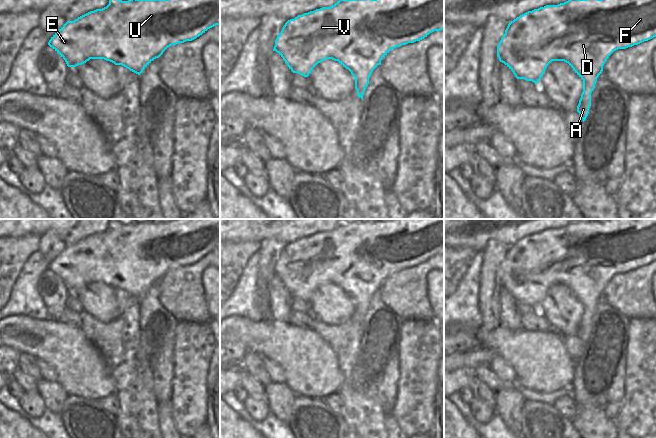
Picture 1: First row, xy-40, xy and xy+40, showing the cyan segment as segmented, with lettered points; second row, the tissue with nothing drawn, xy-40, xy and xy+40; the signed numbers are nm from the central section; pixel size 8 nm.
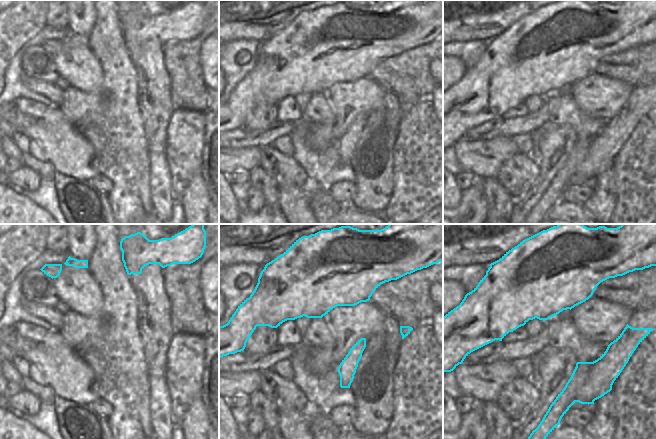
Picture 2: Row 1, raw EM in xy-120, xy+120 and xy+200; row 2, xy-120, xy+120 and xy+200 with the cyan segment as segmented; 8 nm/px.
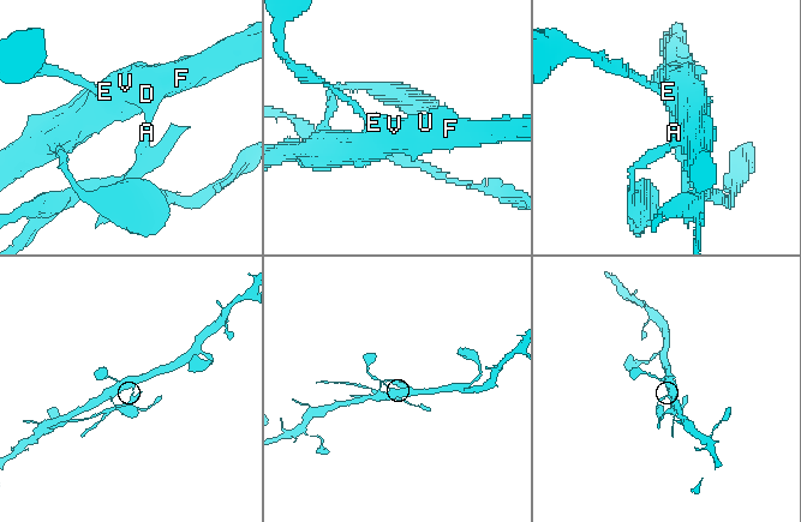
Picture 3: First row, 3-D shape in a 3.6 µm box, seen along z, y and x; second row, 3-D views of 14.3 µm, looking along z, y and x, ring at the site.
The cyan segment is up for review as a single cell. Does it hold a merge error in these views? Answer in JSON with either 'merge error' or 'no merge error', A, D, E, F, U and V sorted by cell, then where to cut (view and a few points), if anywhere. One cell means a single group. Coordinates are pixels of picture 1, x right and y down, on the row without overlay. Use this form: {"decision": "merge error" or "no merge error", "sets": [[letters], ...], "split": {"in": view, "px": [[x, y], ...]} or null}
{"decision": "merge error", "sets": [["A"], ["D", "E", "F", "U", "V"]], "split": {"in": "xy+40", "px": [[583, 313], [588, 310], [591, 316]]}}

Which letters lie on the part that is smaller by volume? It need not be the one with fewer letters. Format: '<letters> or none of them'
A.

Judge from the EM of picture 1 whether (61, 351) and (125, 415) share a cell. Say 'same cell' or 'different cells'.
different cells

